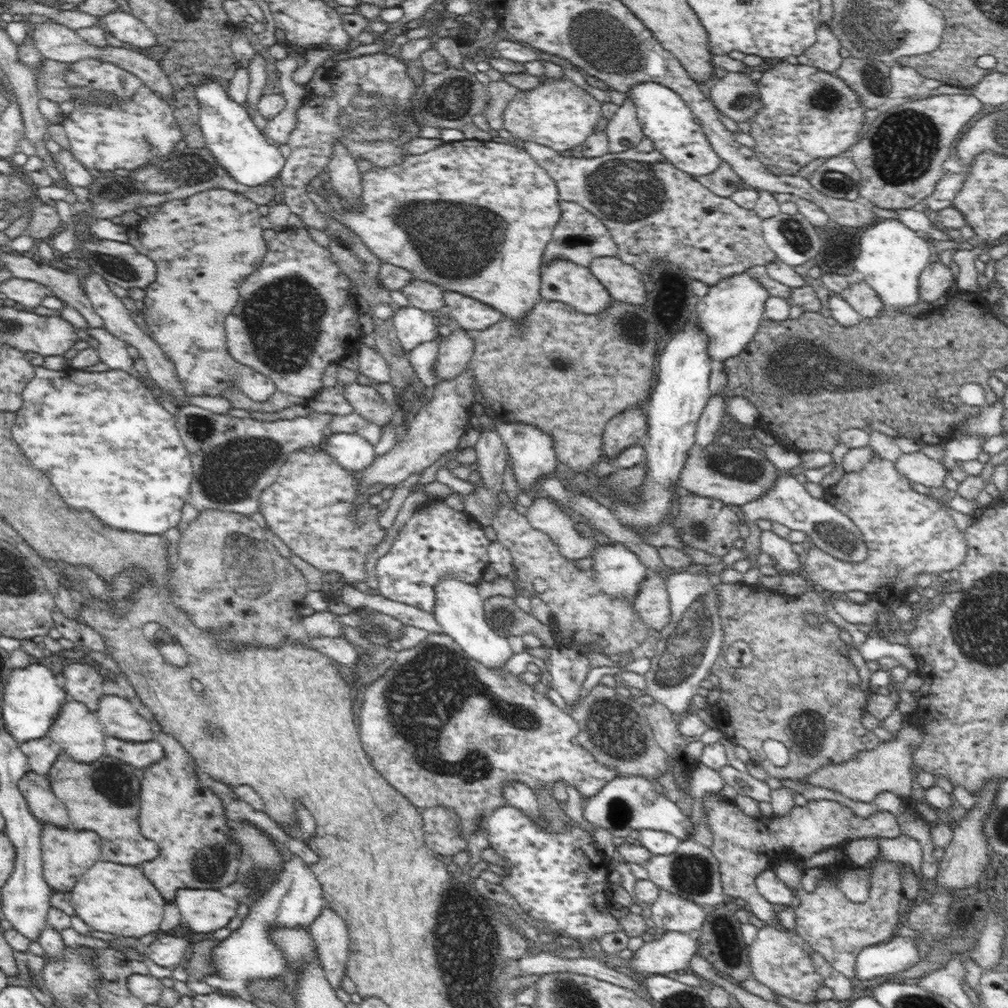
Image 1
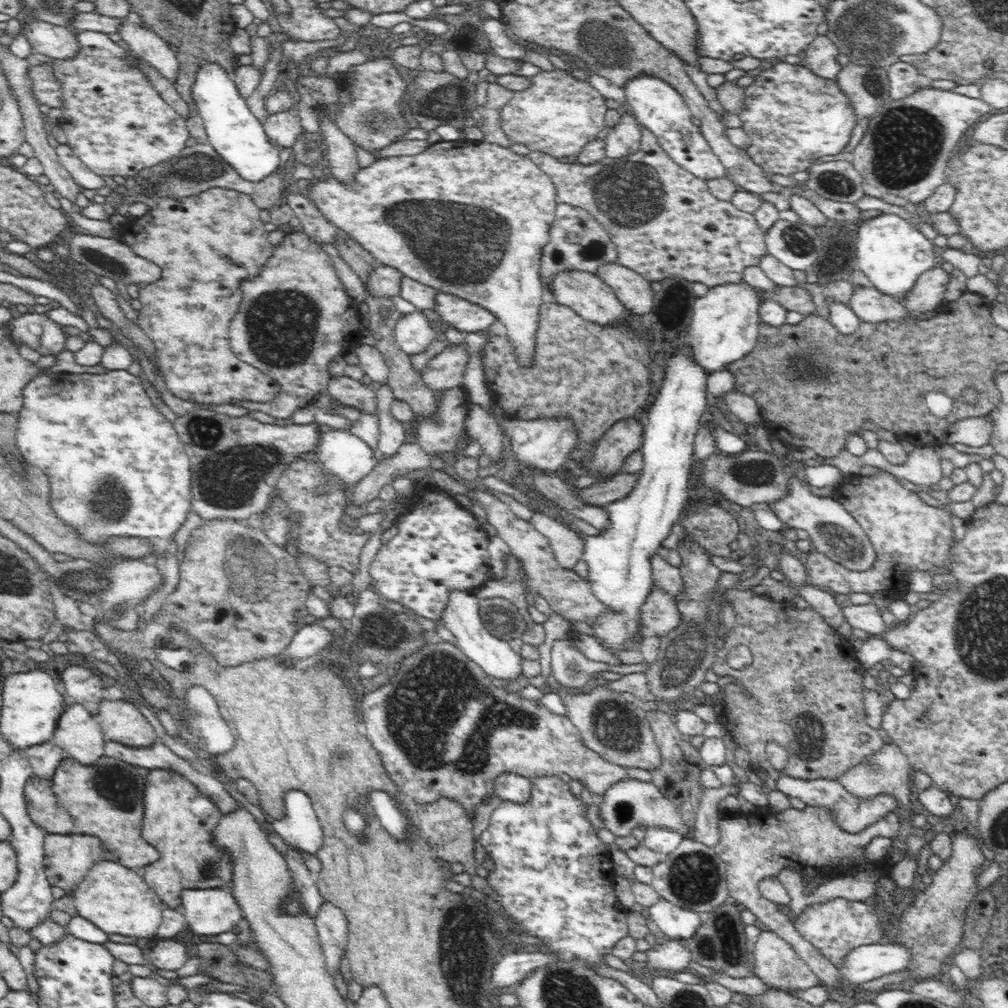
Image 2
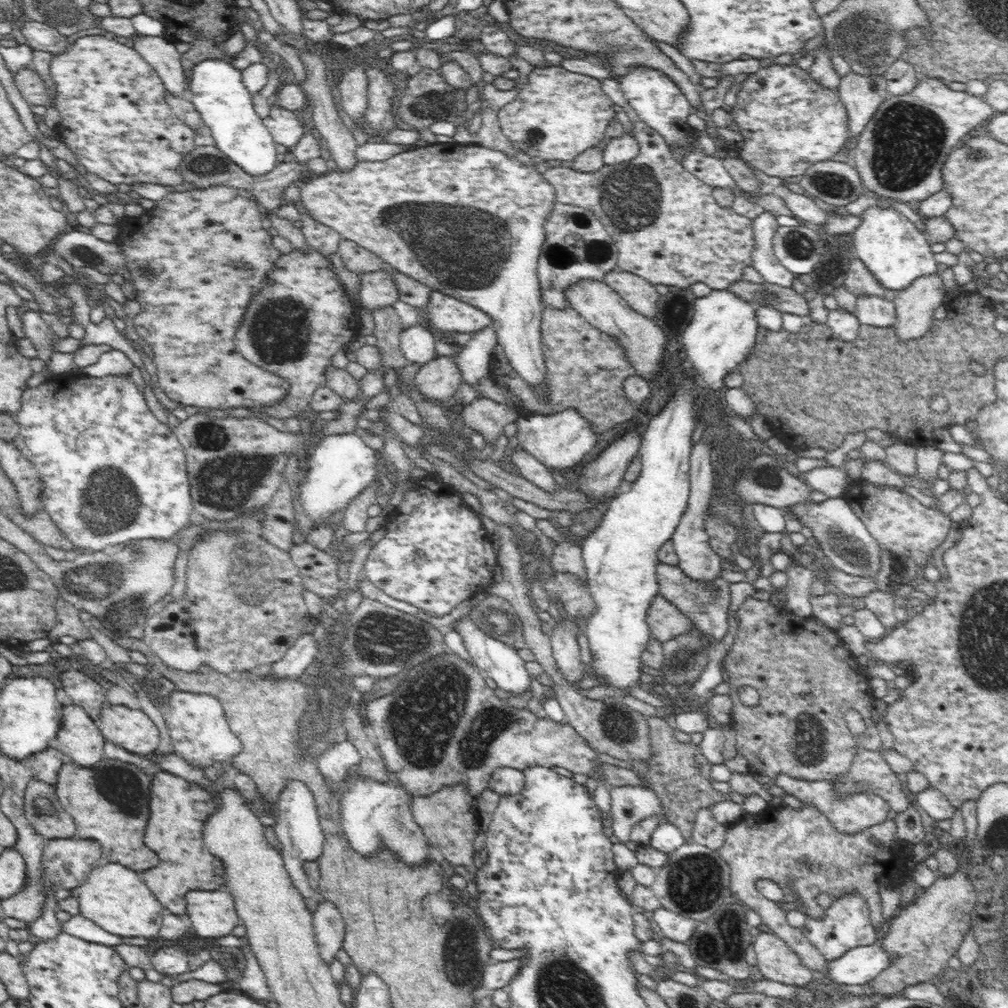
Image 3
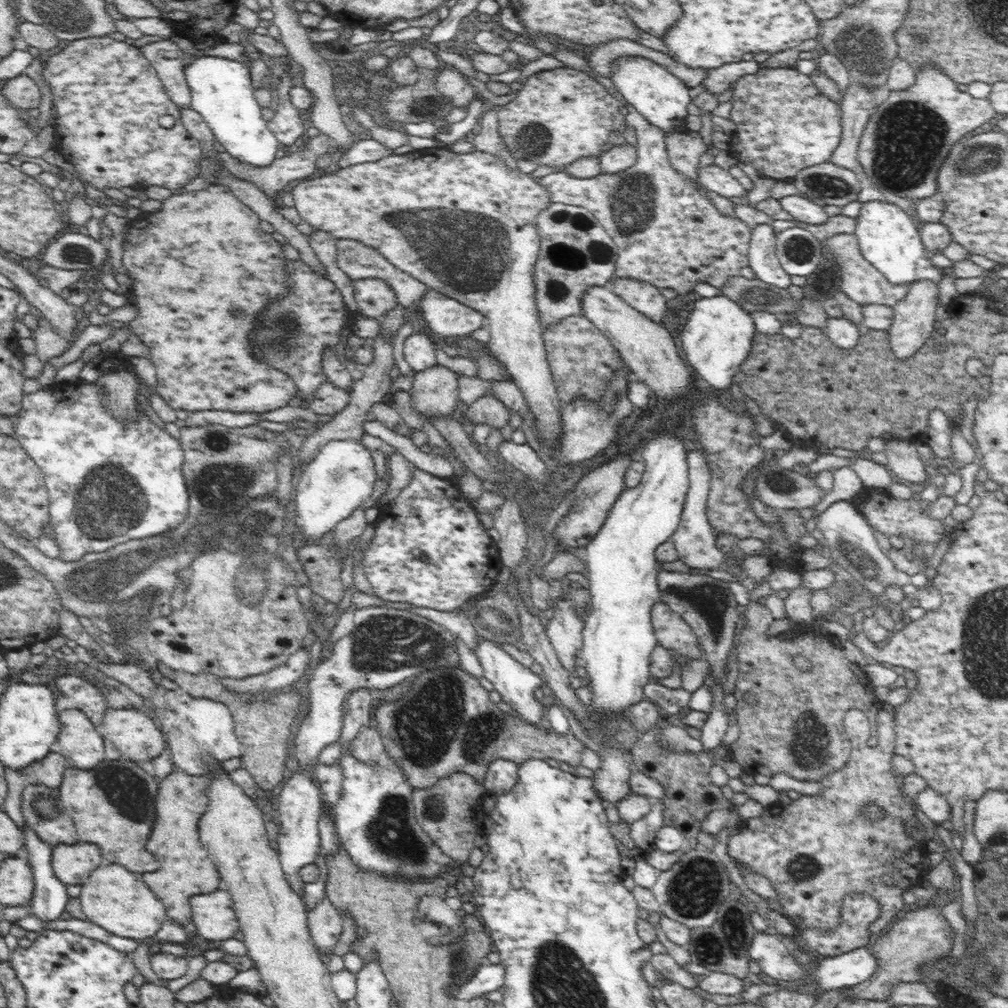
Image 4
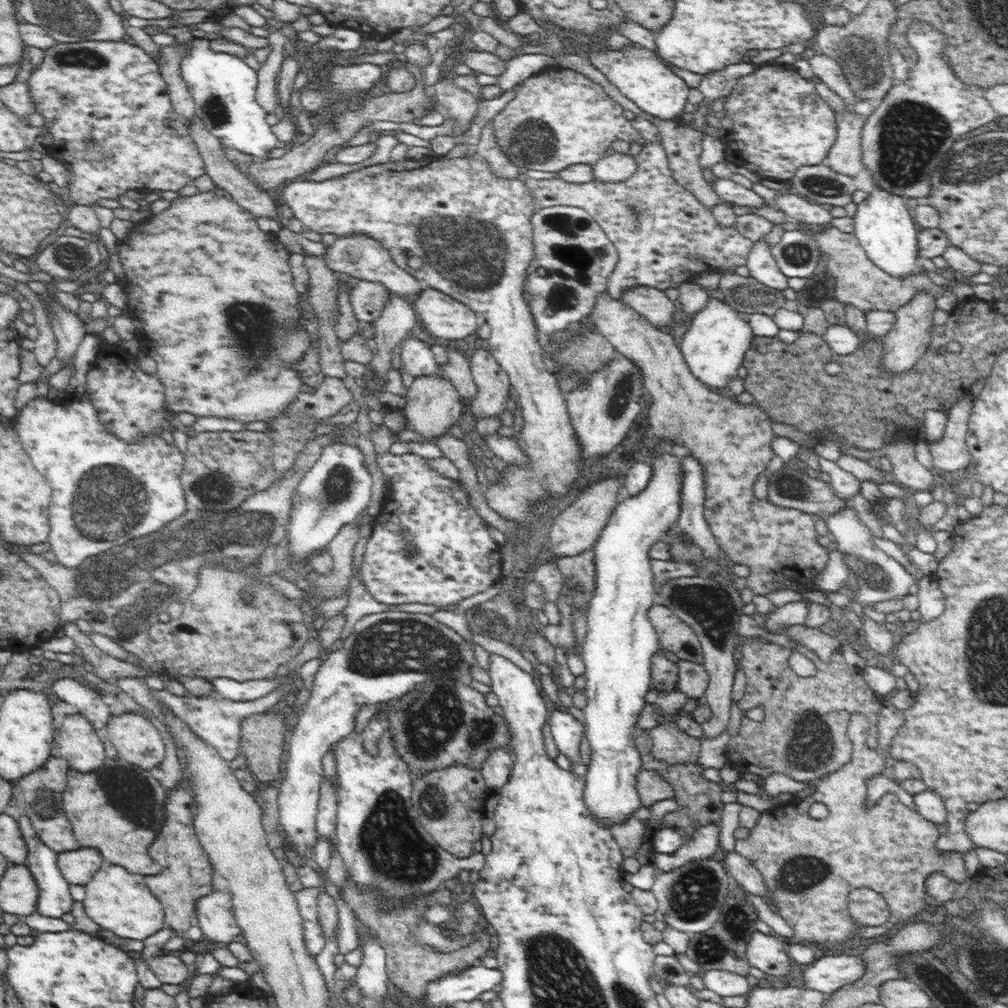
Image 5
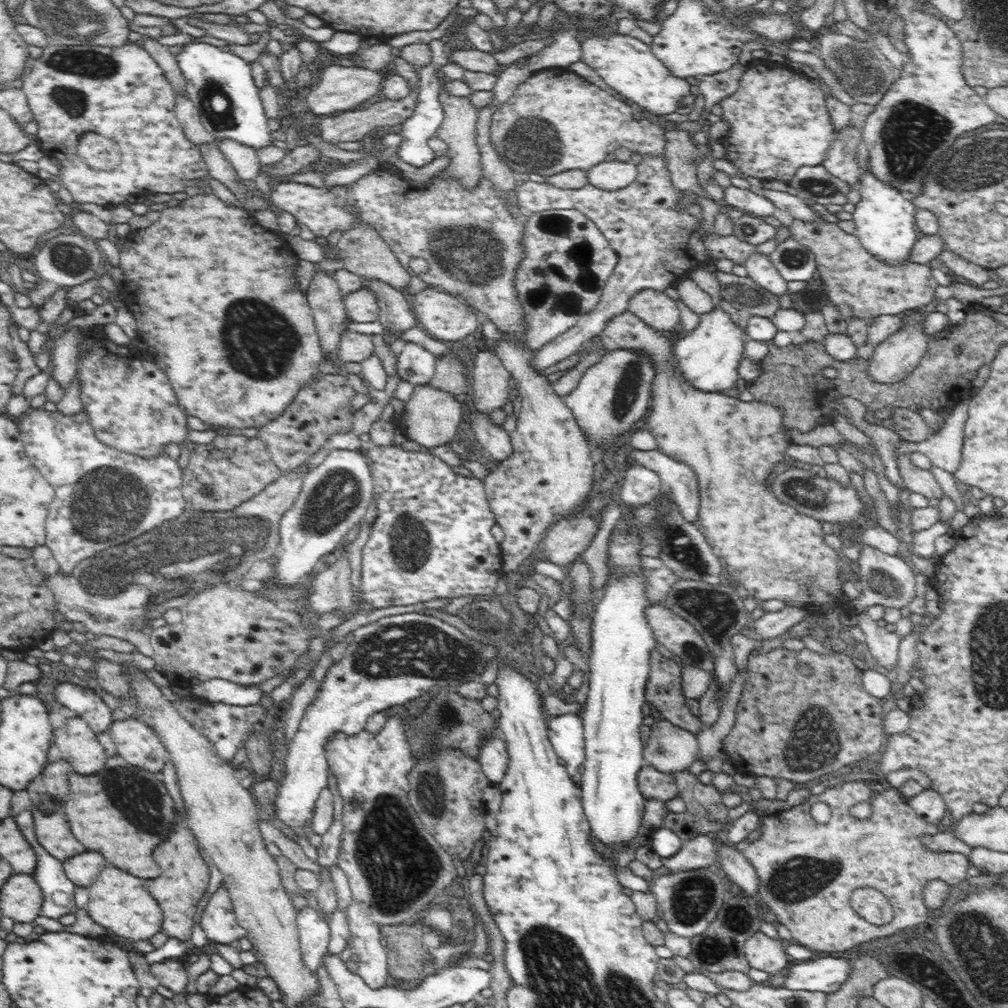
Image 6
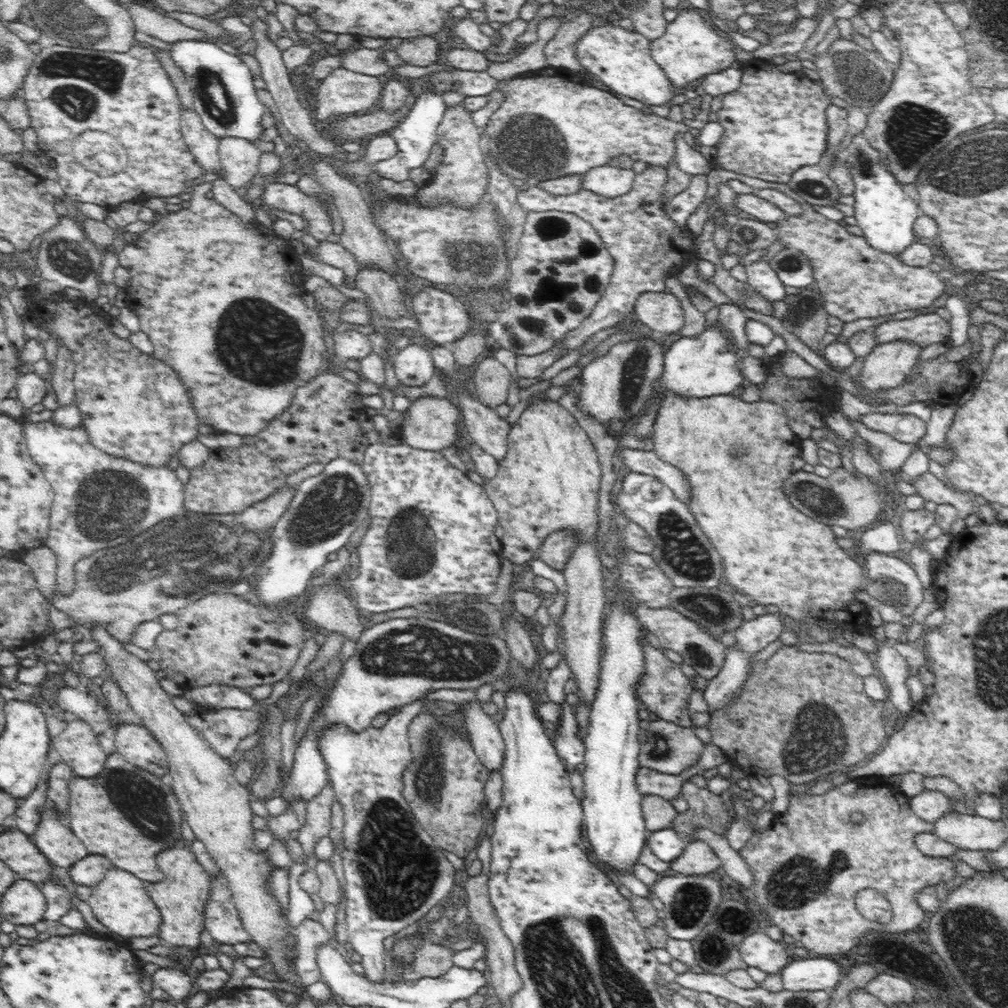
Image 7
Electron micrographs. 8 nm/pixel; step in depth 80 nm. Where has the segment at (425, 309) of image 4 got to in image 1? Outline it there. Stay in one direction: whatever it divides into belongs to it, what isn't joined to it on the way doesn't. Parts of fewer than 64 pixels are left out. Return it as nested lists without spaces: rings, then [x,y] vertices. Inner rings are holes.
[[[446,291],[442,314],[454,318],[469,333],[486,330],[503,319],[500,311],[458,292]]]

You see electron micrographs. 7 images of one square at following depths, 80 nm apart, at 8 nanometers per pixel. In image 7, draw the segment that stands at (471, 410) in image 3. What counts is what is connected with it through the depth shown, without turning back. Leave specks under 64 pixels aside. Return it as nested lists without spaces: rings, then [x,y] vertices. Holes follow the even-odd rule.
[[[487,357],[472,369],[477,399],[490,408],[504,404],[510,390],[511,376],[508,368],[494,357]]]

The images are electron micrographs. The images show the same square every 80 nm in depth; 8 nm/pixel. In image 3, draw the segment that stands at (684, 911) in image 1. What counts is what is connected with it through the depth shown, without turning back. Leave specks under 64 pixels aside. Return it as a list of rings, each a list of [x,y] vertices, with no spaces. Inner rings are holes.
[[[660,907],[652,912],[648,912],[655,930],[670,940],[685,943],[692,938],[692,933],[696,928],[696,921],[682,917],[680,914],[672,913],[672,911]]]

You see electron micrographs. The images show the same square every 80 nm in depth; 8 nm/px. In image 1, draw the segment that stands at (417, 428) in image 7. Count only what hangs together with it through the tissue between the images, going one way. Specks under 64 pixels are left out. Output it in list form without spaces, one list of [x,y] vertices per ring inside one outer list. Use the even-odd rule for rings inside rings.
[[[451,329],[450,335],[438,341],[439,356],[435,367],[438,381],[462,374],[472,359],[474,339],[466,329]]]

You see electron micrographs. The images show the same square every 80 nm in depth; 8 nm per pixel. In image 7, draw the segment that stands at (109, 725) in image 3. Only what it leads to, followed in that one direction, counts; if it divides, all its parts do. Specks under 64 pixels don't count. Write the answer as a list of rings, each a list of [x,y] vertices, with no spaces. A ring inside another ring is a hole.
[[[120,724],[113,736],[117,752],[128,763],[160,778],[168,773],[164,749],[144,726]]]

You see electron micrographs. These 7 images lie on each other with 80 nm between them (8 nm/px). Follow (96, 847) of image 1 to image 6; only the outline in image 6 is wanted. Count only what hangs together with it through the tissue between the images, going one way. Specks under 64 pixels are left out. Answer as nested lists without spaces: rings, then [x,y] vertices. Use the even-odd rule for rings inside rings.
[[[84,851],[82,854],[64,859],[62,863],[67,877],[76,886],[85,887],[89,887],[102,870],[112,866],[98,851]]]

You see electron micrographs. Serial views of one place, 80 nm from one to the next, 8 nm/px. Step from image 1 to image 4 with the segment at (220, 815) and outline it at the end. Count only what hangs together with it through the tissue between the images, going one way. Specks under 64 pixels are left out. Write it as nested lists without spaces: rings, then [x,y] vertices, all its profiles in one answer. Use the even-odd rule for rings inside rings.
[[[175,770],[166,778],[158,779],[158,798],[156,798],[156,828],[146,842],[158,862],[158,872],[141,873],[149,889],[163,902],[166,916],[175,923],[186,925],[191,920],[192,911],[189,898],[199,892],[210,894],[218,888],[219,874],[208,856],[207,850],[199,841],[198,820],[206,812],[206,788],[210,780],[200,775],[188,775]]]

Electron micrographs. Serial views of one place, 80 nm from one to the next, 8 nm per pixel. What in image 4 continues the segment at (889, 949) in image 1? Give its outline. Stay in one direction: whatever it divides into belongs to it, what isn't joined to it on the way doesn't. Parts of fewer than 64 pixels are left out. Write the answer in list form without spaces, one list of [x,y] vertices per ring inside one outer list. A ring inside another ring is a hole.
[[[860,947],[840,954],[826,957],[815,970],[814,981],[825,991],[852,988],[869,980],[878,968],[878,959],[868,947]]]

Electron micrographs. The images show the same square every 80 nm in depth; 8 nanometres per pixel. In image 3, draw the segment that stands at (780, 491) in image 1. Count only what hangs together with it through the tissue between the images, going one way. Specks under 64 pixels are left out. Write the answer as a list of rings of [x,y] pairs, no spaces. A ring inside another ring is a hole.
[[[845,497],[828,498],[816,504],[808,500],[804,504],[794,504],[788,507],[787,512],[804,527],[810,528],[819,548],[830,558],[836,568],[854,576],[876,577],[880,570],[880,546],[866,530],[865,524],[850,509]]]

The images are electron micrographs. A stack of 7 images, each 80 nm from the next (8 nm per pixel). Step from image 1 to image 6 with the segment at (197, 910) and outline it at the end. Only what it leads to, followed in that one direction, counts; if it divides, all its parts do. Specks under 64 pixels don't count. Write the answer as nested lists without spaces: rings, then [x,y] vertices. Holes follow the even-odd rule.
[[[221,885],[208,900],[199,925],[203,928],[208,940],[218,944],[233,944],[246,936],[246,929],[237,924],[226,887]]]

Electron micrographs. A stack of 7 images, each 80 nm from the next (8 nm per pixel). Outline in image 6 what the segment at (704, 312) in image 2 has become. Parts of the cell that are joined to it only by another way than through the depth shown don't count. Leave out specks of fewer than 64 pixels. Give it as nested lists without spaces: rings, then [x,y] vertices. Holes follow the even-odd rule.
[[[712,307],[710,312],[701,314],[698,326],[673,344],[675,370],[686,383],[700,391],[718,393],[728,390],[740,378],[738,366],[745,356],[744,344],[749,338],[745,329],[732,322],[730,314],[721,307]]]

